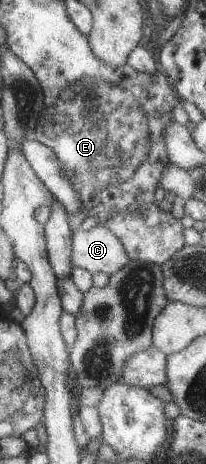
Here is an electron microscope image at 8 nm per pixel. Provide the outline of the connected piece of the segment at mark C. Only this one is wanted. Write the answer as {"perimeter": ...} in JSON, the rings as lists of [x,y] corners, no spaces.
{"perimeter":[[[101,224],[83,230],[78,227],[72,232],[72,267],[80,267],[92,274],[96,272],[104,272],[107,276],[112,276],[114,272],[118,272],[120,268],[124,268],[130,262],[130,258],[126,256],[126,250],[120,241]]]}

